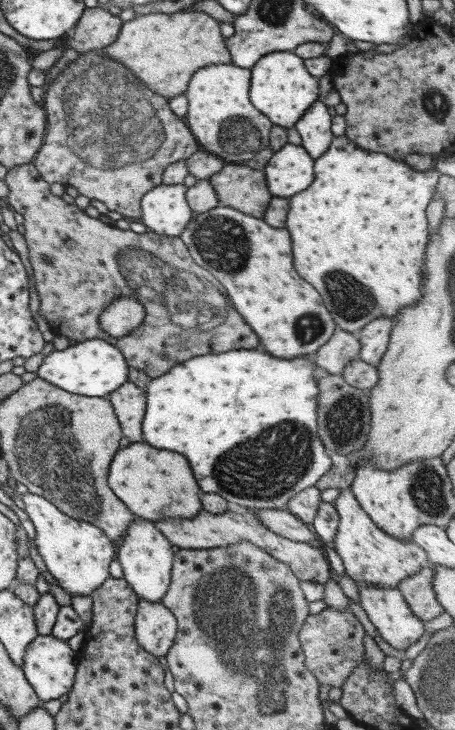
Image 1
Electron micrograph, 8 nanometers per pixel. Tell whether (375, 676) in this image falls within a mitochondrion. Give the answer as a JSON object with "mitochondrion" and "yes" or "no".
{"mitochondrion":"no"}

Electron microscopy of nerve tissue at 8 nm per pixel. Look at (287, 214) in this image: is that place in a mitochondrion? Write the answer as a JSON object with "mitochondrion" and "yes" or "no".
{"mitochondrion":"no"}

